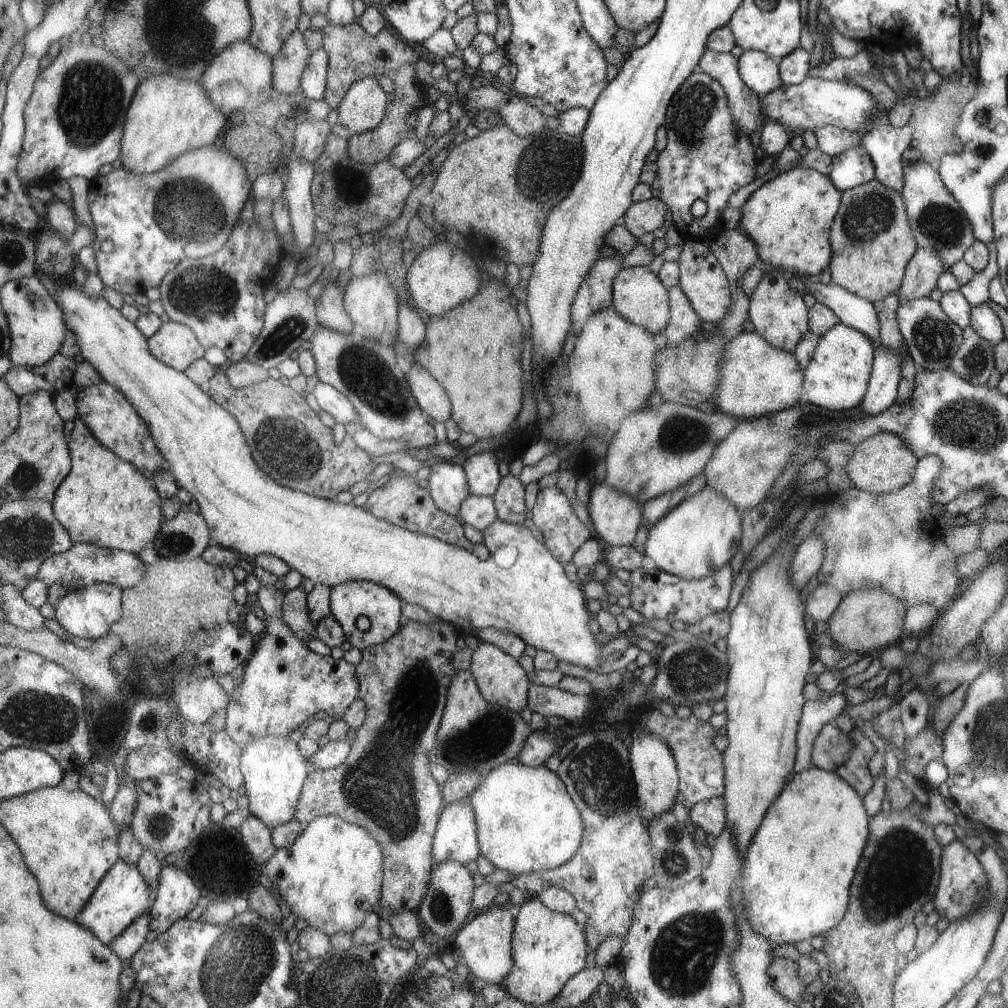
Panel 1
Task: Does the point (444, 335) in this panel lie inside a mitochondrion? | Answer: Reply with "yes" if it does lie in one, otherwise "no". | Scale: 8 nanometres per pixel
no

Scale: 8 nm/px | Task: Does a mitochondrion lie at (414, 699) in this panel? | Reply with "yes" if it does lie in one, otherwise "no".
yes

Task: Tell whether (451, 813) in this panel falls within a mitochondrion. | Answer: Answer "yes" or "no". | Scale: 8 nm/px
no

